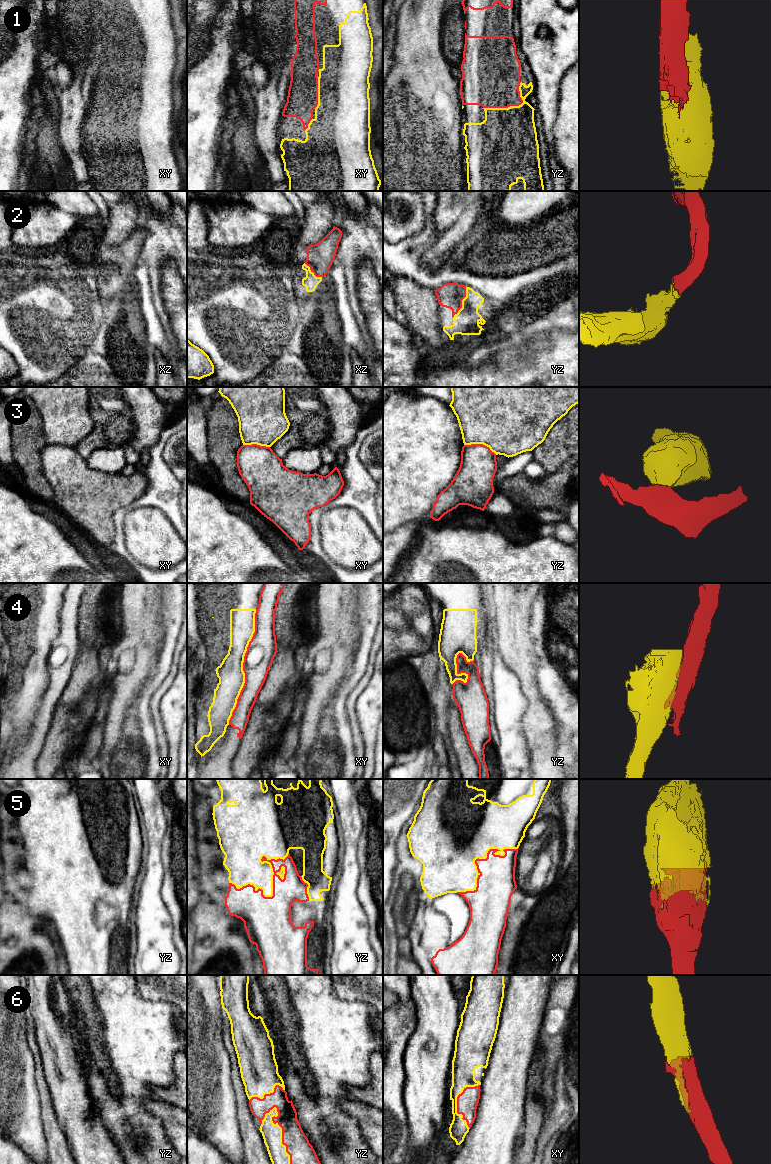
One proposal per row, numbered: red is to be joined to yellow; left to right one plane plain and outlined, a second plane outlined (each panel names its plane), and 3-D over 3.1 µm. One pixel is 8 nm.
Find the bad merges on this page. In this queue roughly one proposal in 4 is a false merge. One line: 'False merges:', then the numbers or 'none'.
False merges: 3, 4

